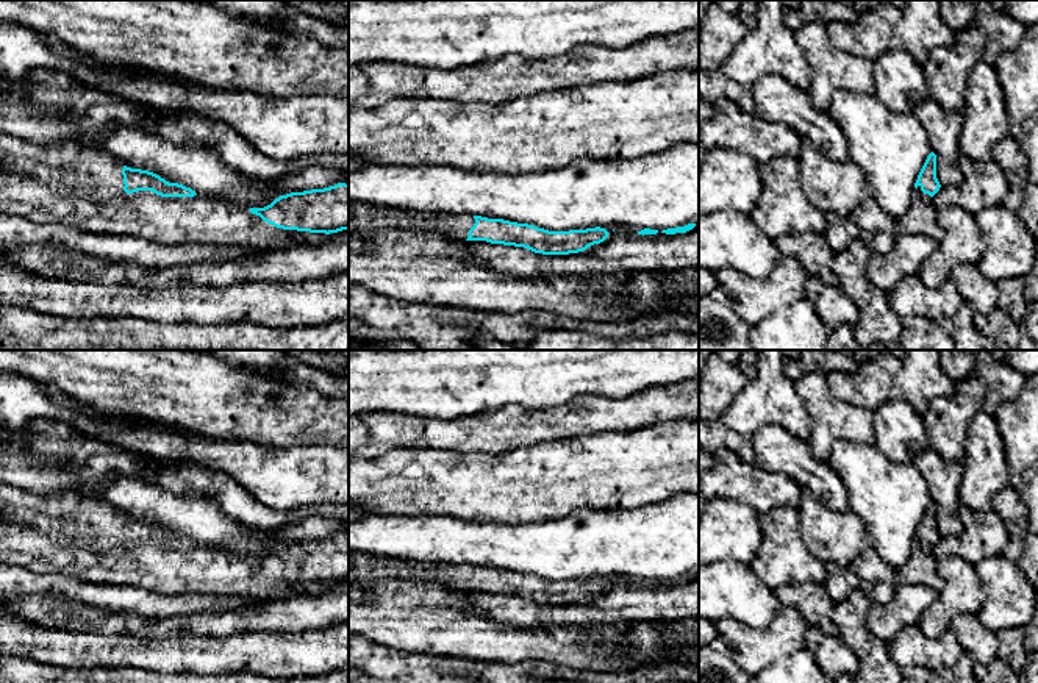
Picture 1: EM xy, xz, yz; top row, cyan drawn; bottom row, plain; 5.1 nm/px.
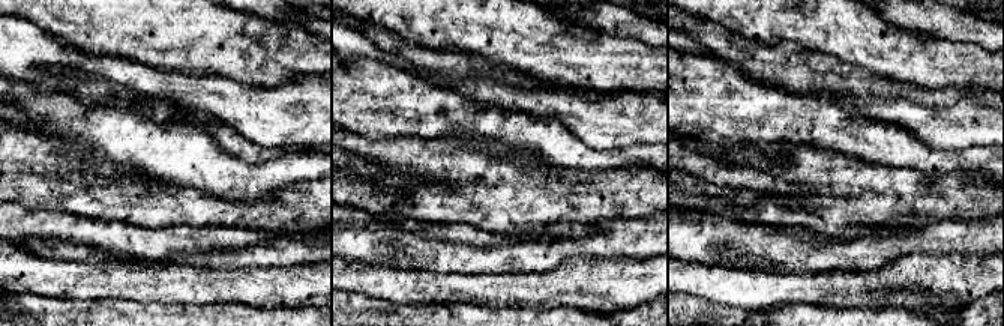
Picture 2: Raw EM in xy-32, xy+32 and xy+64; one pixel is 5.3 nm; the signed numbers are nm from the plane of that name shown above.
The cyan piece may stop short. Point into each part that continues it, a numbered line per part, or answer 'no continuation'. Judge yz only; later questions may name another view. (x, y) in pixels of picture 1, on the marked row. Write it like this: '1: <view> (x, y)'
1: yz (921, 219)

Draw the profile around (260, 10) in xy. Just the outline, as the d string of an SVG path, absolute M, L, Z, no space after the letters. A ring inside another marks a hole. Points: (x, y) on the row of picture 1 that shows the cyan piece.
M197 0L222 8L231 16L244 16L261 22L283 22L289 9L285 0Z

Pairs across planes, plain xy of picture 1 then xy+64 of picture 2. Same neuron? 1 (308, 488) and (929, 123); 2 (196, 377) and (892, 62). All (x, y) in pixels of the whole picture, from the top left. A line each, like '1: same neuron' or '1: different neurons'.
1: same neuron
2: same neuron

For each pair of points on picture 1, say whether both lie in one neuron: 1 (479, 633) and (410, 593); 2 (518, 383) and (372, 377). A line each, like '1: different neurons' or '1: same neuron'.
1: same neuron
2: same neuron

